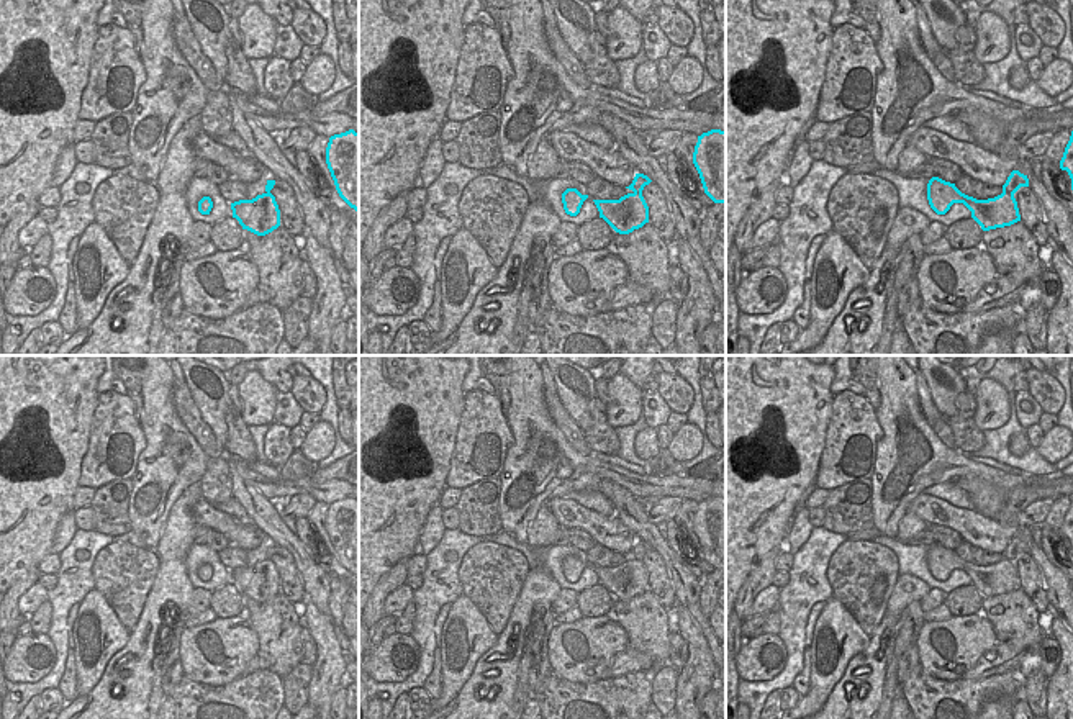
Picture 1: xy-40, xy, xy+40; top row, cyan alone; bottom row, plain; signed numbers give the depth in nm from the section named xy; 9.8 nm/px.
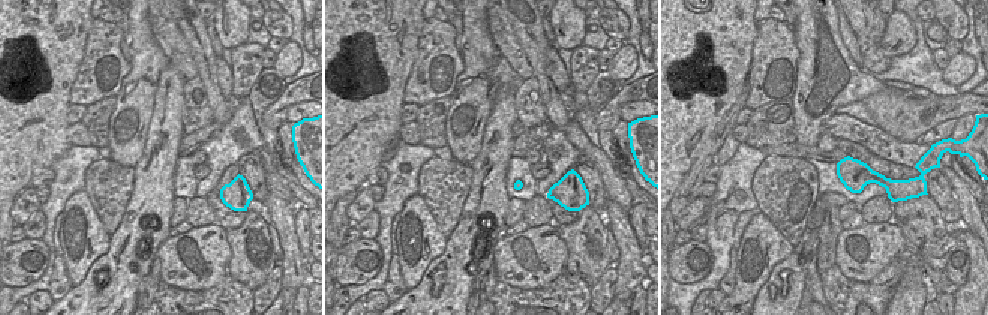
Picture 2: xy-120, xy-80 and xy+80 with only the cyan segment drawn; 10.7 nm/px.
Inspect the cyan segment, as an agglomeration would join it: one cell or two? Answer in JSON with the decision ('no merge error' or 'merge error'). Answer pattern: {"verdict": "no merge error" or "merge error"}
{"verdict": "no merge error"}

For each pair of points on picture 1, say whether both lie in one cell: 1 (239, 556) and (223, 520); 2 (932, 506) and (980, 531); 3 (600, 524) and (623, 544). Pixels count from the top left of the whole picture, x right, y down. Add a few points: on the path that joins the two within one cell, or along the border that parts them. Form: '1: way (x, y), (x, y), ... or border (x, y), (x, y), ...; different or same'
1: border (230, 544), (244, 551); different
2: way (944, 510), (952, 518), (968, 524); same
3: way (605, 529), (618, 539); same

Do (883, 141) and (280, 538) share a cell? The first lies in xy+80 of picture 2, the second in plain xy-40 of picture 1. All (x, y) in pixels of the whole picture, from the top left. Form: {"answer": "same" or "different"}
{"answer": "different"}

